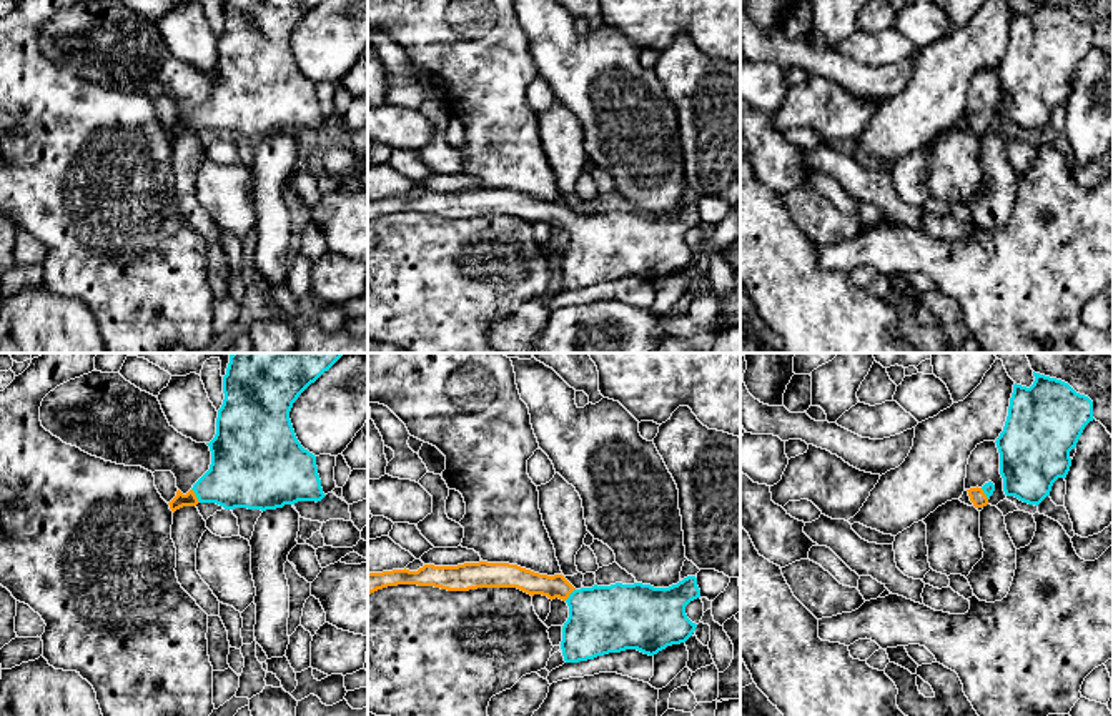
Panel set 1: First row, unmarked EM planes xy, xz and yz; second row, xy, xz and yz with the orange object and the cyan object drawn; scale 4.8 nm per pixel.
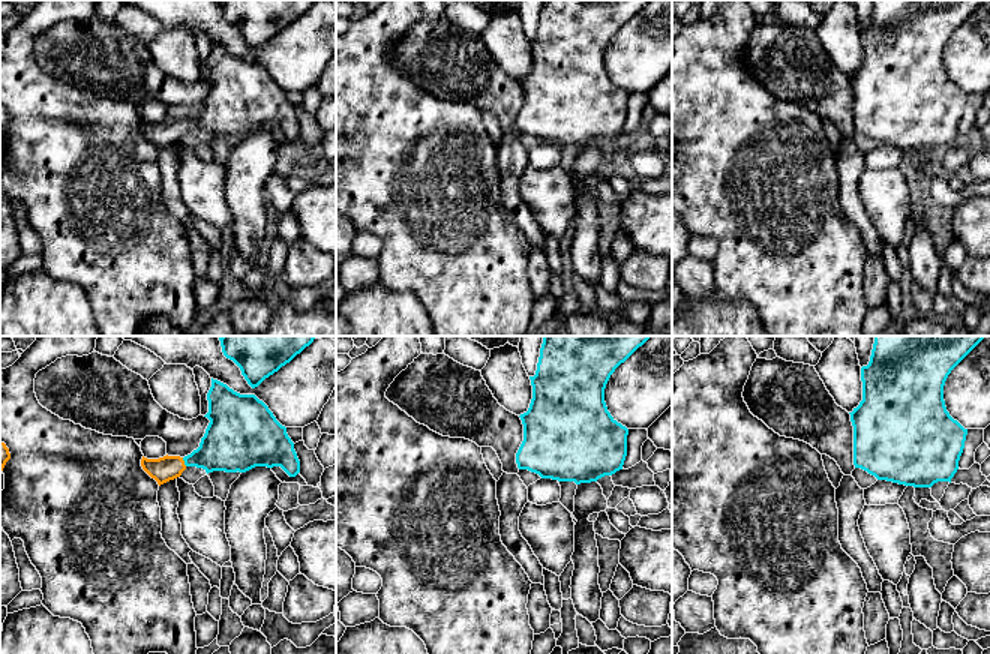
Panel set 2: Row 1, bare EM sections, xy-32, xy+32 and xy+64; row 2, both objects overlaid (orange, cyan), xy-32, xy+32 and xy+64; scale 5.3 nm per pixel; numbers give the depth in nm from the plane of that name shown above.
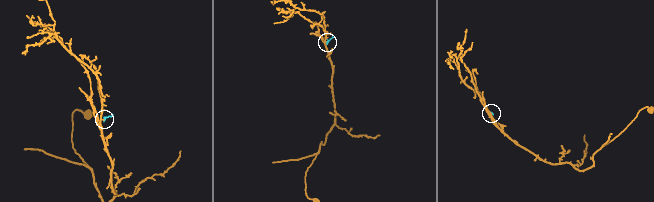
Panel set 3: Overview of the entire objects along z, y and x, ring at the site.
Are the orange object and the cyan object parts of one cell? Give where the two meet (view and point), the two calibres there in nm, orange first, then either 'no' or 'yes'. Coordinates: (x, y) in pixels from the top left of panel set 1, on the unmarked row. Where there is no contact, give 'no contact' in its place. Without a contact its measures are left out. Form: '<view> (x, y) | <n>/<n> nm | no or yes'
xy (195, 122) | 70/320 nm | yes

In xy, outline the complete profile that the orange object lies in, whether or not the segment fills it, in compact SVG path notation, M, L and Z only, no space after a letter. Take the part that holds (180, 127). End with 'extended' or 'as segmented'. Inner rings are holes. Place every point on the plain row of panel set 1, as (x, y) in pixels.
M226 0L225 27L218 37L216 62L206 70L211 78L210 97L183 122L168 130L175 140L183 133L216 130L225 137L276 137L298 128L321 128L316 83L298 68L289 38L298 23L323 0Z; extended

